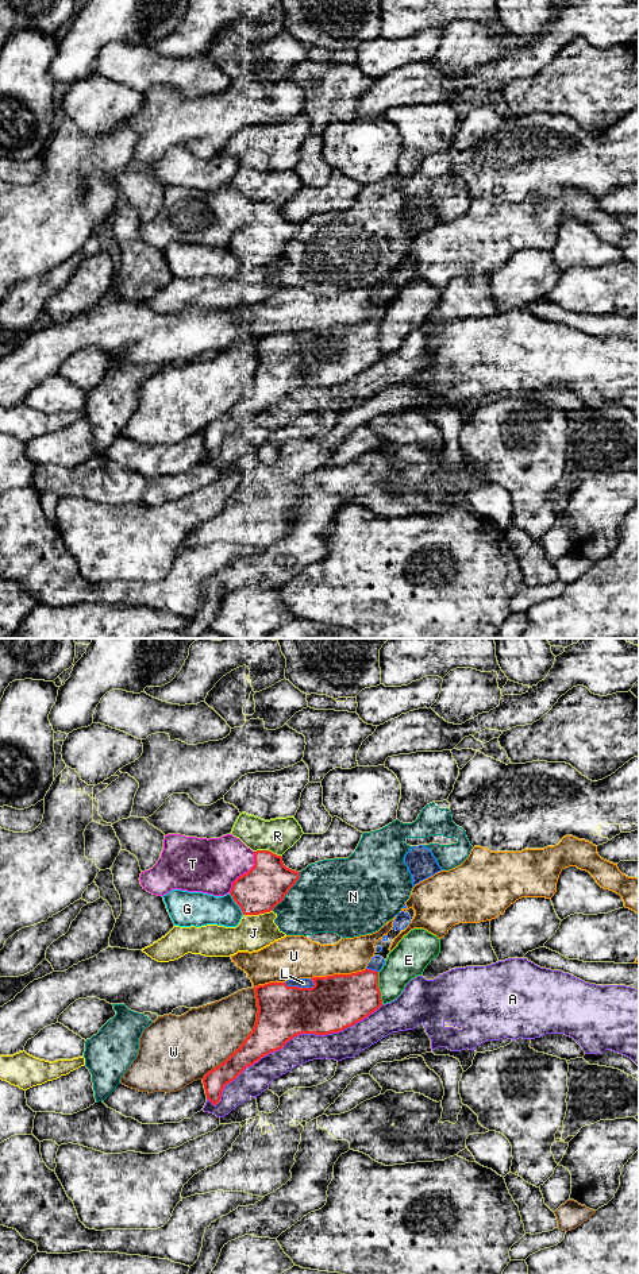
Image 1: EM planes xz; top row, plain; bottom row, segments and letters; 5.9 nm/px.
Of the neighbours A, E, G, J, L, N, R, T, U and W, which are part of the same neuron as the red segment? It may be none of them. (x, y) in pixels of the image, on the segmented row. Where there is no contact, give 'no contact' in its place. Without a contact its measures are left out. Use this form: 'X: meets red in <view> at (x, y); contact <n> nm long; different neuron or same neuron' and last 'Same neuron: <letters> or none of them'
A: meets red in xz at (291, 1038); contact 1200 nm long; different neuron
E: meets red in xz at (378, 988); contact 190 nm long; different neuron
G: meets red in xz at (237, 903); contact 160 nm long; different neuron
J: meets red in xz at (257, 914); contact 180 nm long; different neuron
L: meets red in xz at (300, 988); contact 190 nm long; same neuron
N: meets red in xz at (288, 891); contact 280 nm long; different neuron
R: meets red in xz at (268, 850); contact 160 nm long; different neuron
T: meets red in xz at (245, 873); contact 300 nm long; different neuron
U: meets red in xz at (338, 975); contact 340 nm long; different neuron
W: meets red in xz at (247, 1037); contact 650 nm long; different neuron
Same neuron: L

